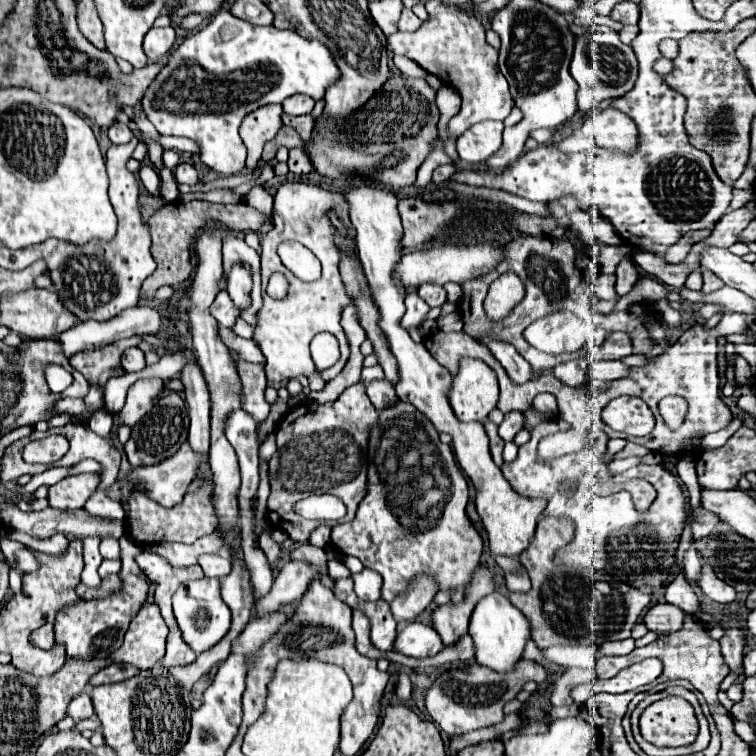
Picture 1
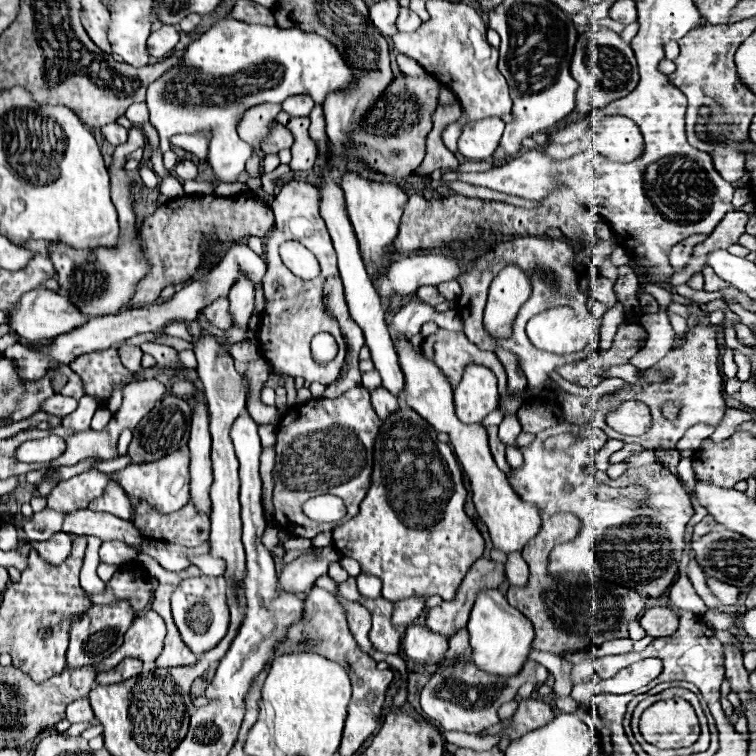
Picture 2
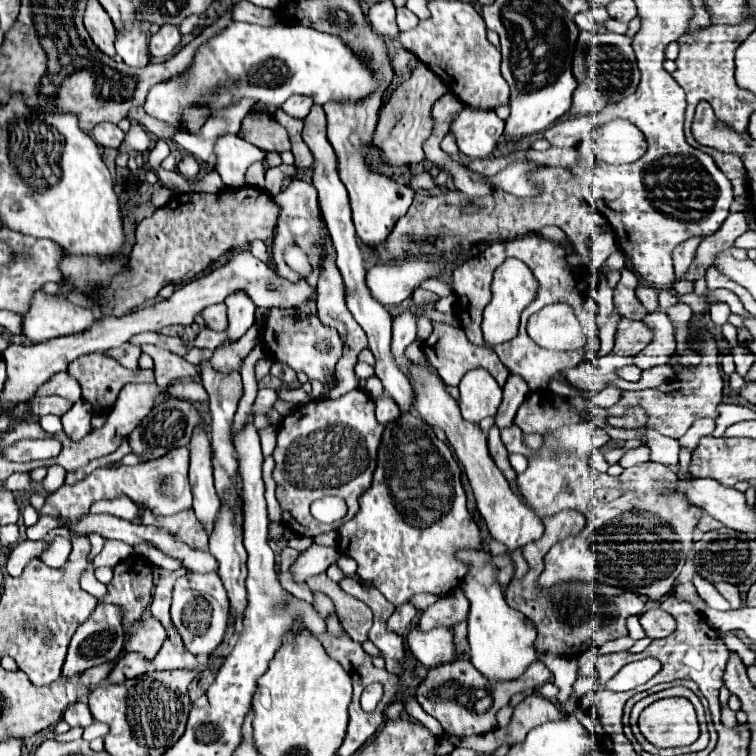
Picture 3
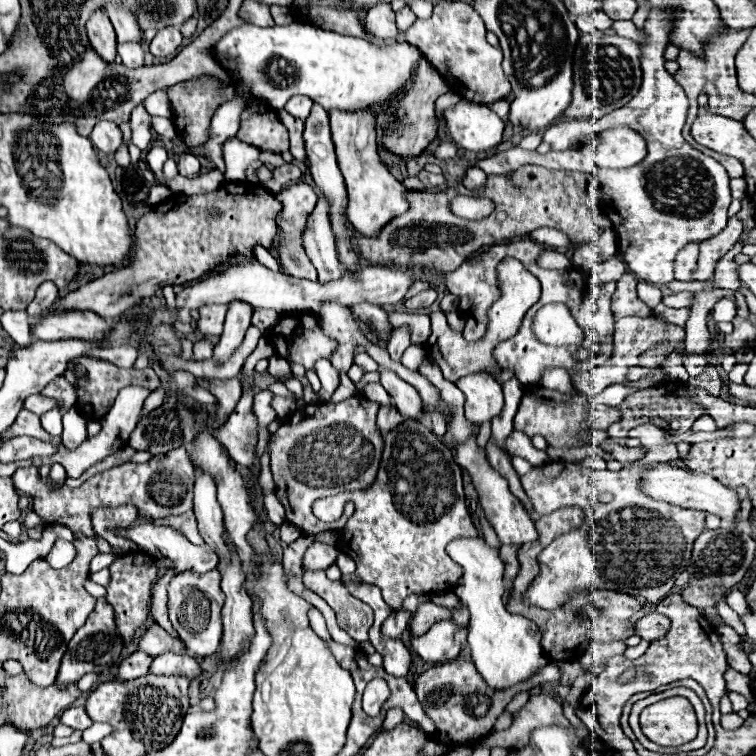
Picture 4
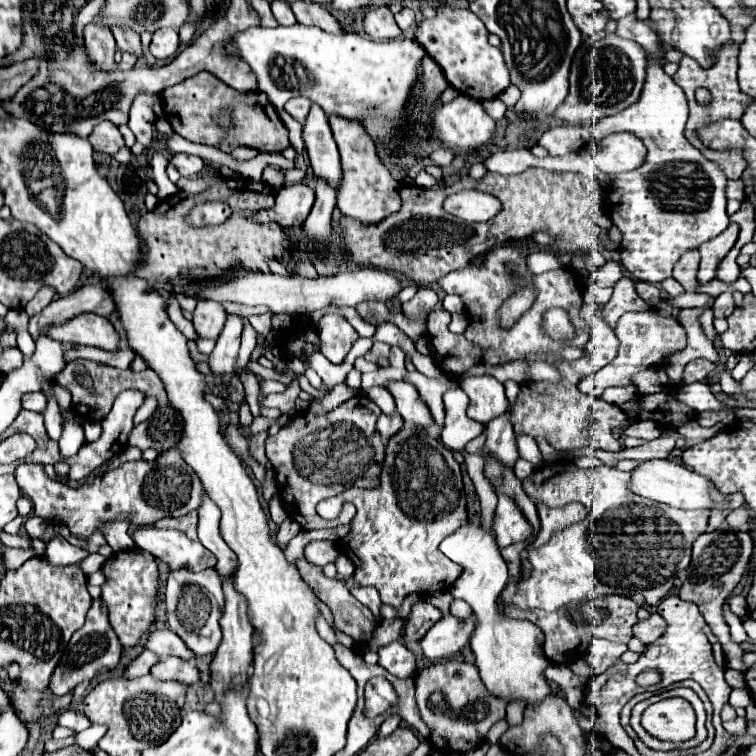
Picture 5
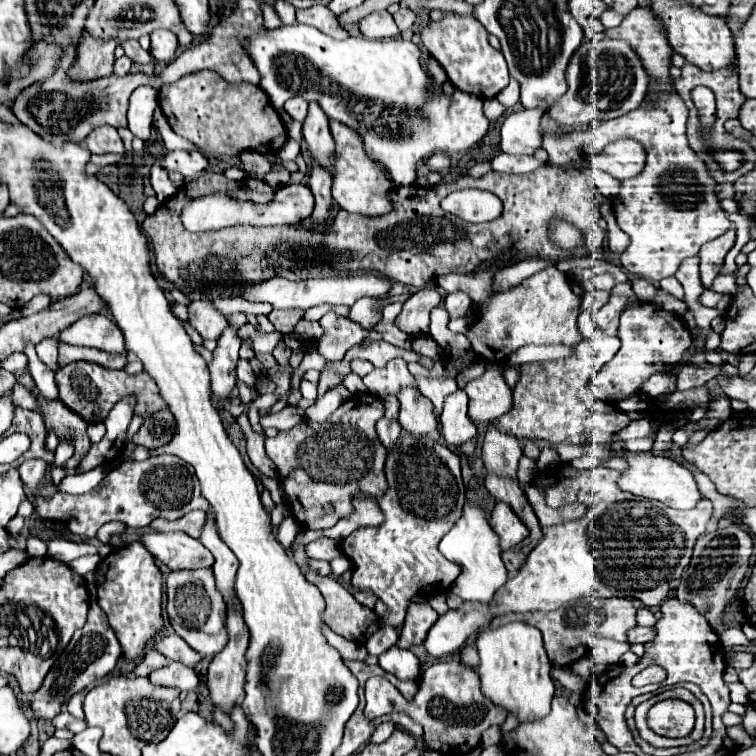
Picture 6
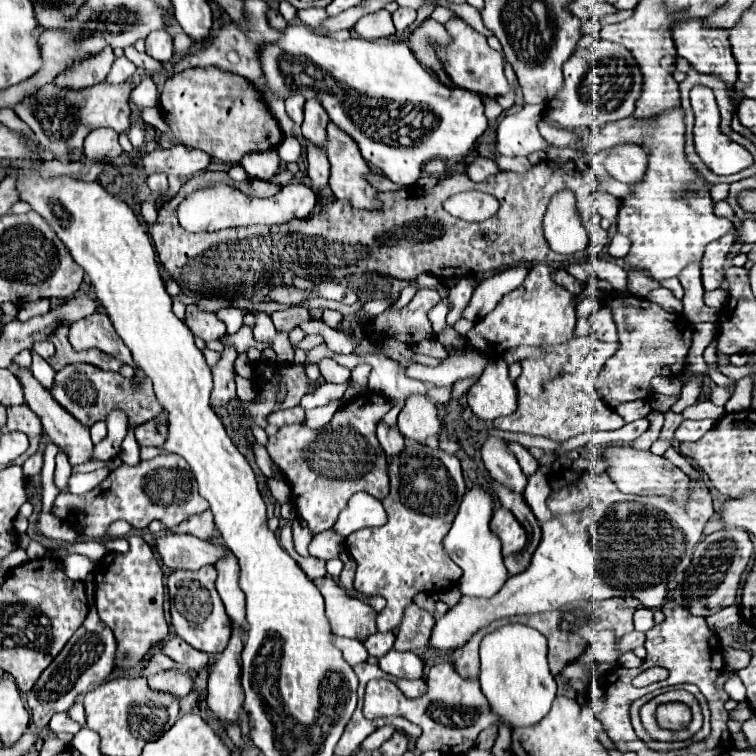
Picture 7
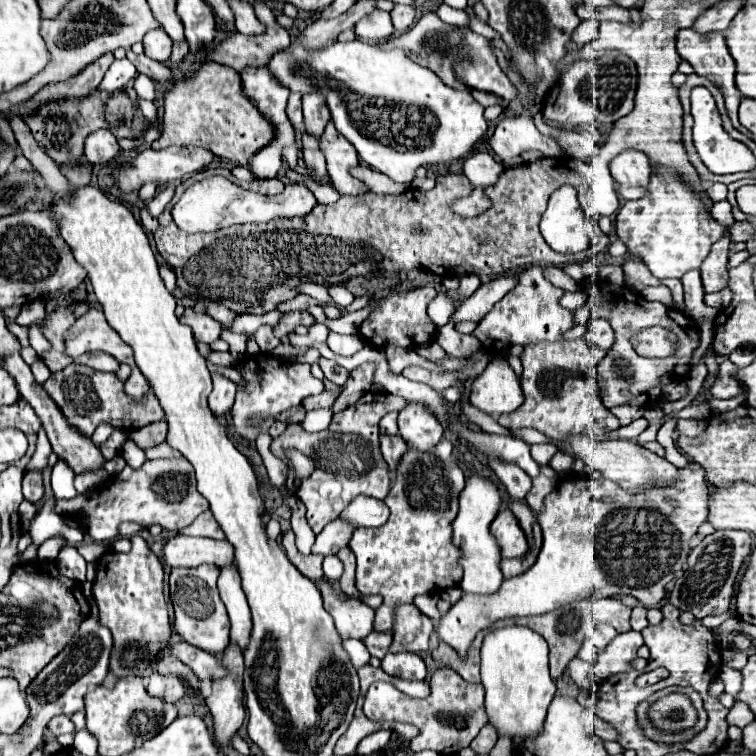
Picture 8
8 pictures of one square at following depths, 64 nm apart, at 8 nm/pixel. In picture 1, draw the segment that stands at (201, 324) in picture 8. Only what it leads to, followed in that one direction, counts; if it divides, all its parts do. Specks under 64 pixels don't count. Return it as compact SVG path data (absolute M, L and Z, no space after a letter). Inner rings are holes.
M226 290L220 292L214 298L214 302L210 306L210 314L218 320L220 326L226 326L226 328L232 328L236 324L238 316L240 316L240 312L234 308L234 304L232 304L232 300L230 300L230 296L228 296Z

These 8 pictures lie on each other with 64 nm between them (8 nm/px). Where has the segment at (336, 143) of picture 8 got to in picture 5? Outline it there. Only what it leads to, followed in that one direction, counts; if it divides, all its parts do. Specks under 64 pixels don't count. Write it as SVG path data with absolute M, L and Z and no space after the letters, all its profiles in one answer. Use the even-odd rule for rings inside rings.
M330 118L332 134L338 142L340 150L340 164L342 164L342 180L336 192L338 208L342 214L350 218L358 218L364 224L376 224L382 218L400 210L400 184L392 178L390 170L380 162L368 132L358 122L348 122L344 118Z

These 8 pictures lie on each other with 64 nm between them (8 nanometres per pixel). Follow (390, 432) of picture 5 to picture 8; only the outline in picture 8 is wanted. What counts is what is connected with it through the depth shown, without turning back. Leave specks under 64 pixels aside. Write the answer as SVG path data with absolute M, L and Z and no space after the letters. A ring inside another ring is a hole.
M380 436L380 442L382 442L382 456L390 468L390 472L394 474L396 472L396 466L402 458L402 454L408 450L406 442L402 438L388 438L388 436Z

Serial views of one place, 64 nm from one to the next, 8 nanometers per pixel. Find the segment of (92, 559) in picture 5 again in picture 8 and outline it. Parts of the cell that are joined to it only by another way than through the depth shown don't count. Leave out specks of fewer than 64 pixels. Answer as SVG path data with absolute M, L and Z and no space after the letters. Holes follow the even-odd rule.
M64 546L56 556L56 564L60 572L70 572L72 580L84 582L86 578L86 560L76 552L74 546Z

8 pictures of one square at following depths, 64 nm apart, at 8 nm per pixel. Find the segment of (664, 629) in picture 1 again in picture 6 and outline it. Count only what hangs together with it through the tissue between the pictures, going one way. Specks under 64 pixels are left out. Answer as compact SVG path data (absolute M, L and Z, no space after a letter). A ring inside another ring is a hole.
M634 628L628 634L628 644L646 644L648 640L654 638L654 628Z

